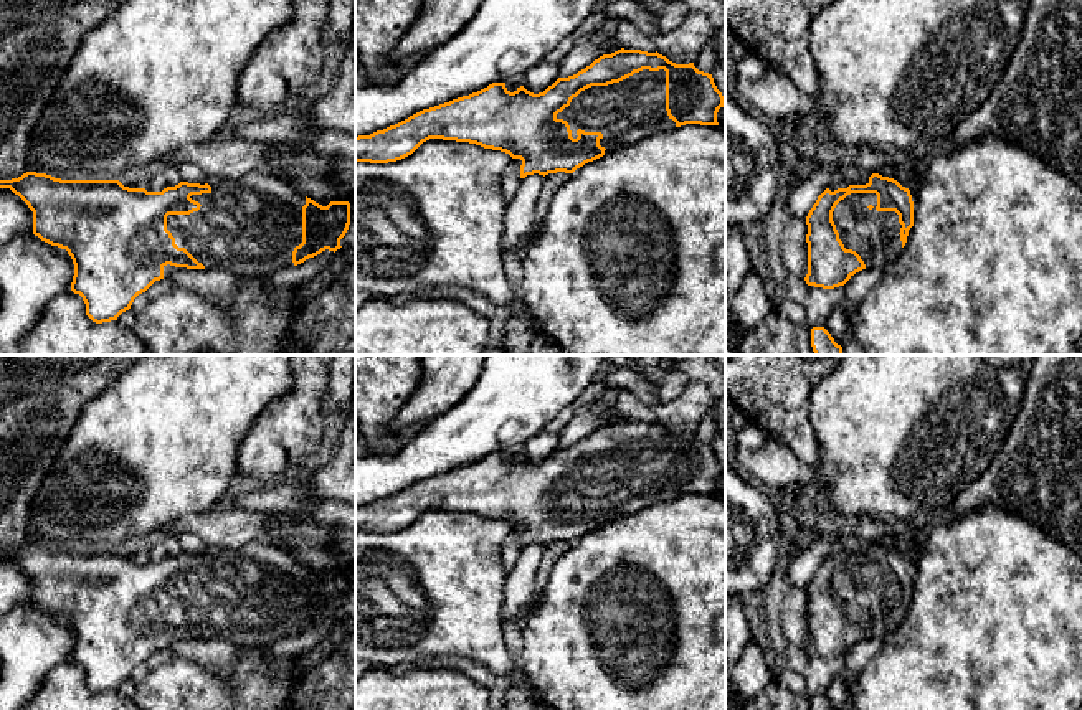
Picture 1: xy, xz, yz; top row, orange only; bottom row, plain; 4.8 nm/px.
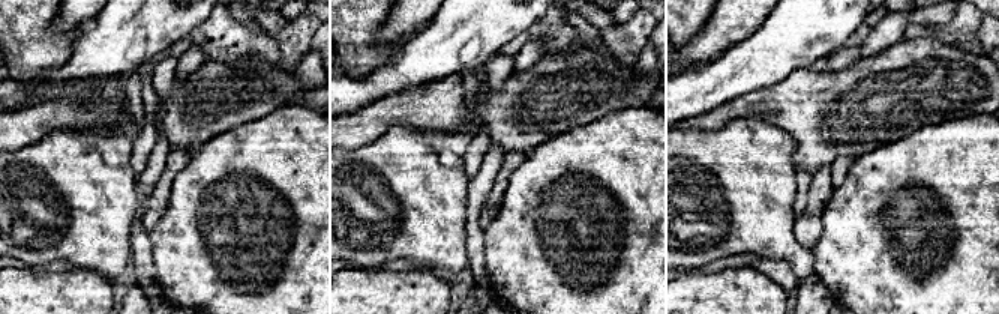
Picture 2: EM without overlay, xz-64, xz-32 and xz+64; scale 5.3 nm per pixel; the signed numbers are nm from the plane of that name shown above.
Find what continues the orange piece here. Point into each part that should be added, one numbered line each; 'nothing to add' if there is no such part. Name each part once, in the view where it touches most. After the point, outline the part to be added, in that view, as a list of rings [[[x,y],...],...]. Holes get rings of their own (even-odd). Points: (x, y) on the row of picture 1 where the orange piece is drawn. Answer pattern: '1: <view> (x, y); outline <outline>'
1: xz (633, 109); outline [[[643,69],[633,76],[608,86],[591,86],[572,99],[570,106],[557,114],[557,119],[568,122],[572,137],[577,130],[601,132],[600,145],[605,155],[631,144],[641,142],[651,135],[676,129],[676,122],[666,111],[666,71]]]

